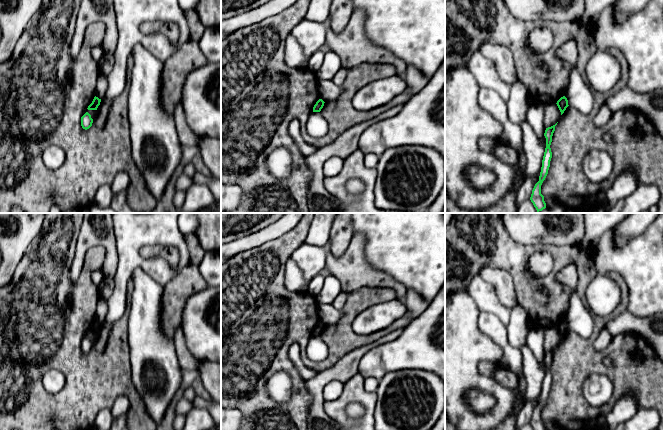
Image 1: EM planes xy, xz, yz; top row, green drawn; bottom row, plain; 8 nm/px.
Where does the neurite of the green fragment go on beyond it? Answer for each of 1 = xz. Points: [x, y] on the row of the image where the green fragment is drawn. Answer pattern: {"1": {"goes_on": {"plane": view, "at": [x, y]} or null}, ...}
{"1": {"goes_on": null}}

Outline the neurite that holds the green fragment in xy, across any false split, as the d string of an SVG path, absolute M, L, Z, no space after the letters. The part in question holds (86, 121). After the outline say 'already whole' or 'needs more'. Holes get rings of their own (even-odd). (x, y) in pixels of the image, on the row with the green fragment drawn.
M86 112L82 117L81 117L81 126L83 129L87 130L92 126L93 119L91 118L91 115Z; already whole

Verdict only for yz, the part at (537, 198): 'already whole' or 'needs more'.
already whole

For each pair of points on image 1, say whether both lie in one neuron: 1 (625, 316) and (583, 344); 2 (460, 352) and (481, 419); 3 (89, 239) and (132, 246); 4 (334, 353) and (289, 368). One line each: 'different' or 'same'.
1: different
2: same
3: different
4: same

